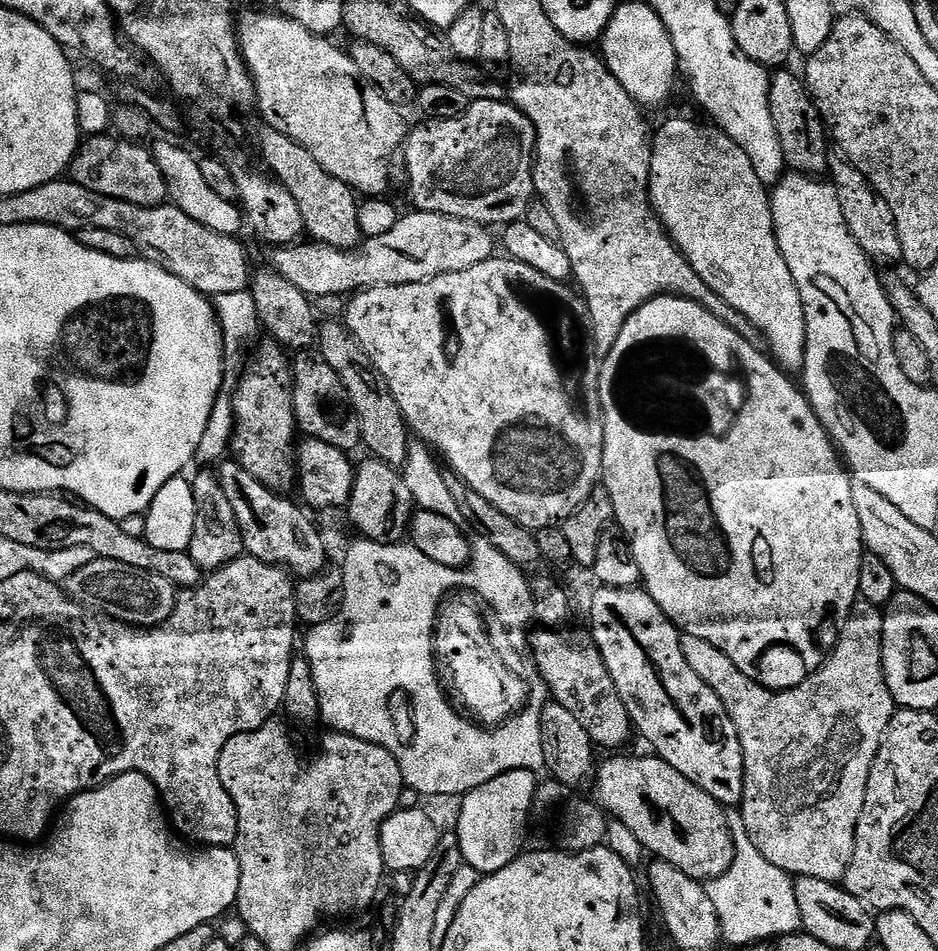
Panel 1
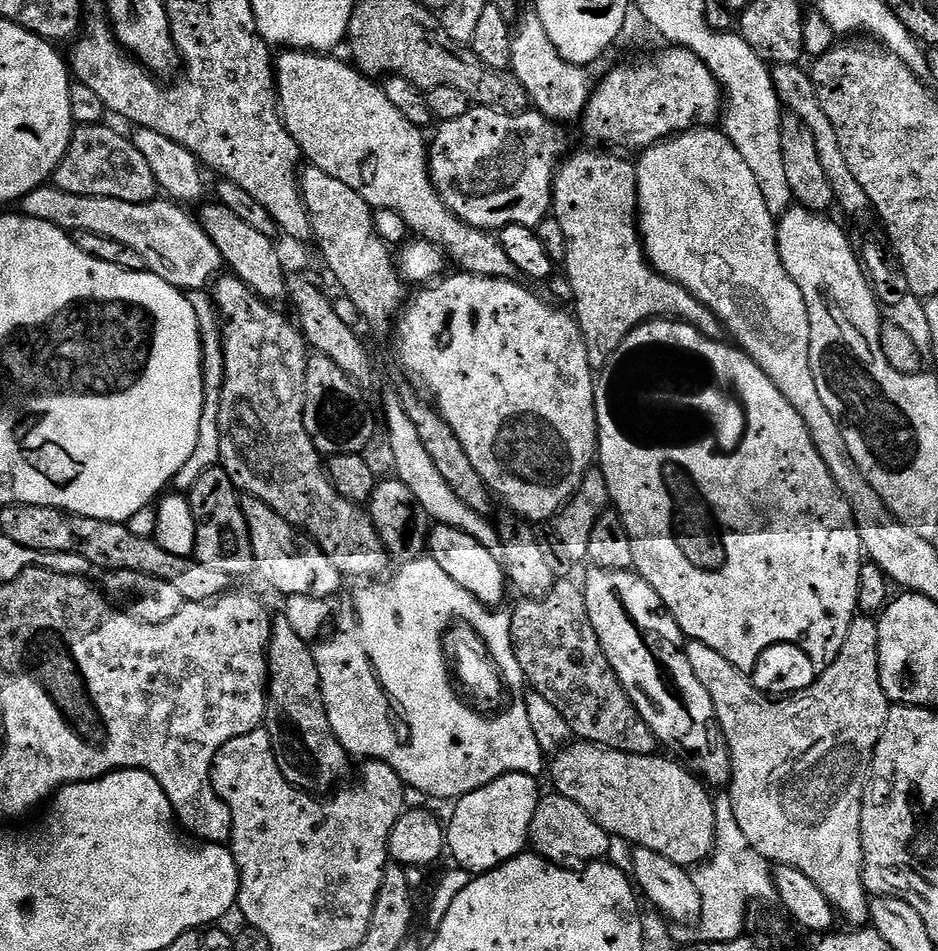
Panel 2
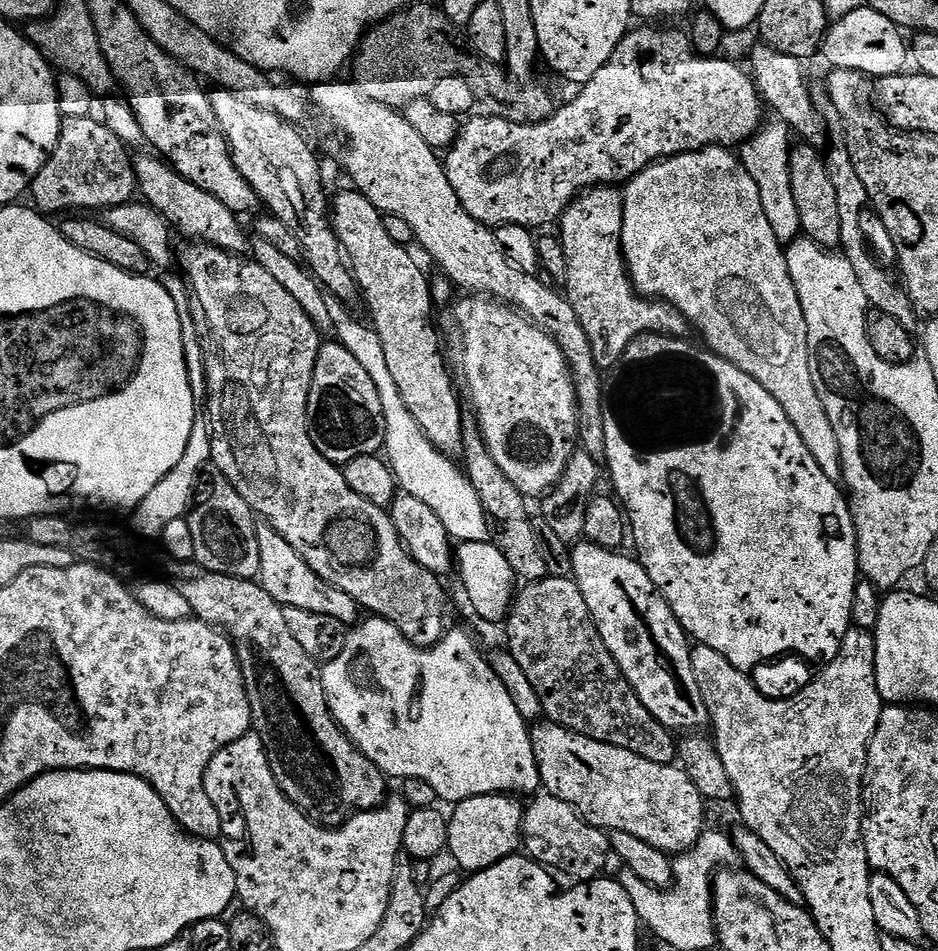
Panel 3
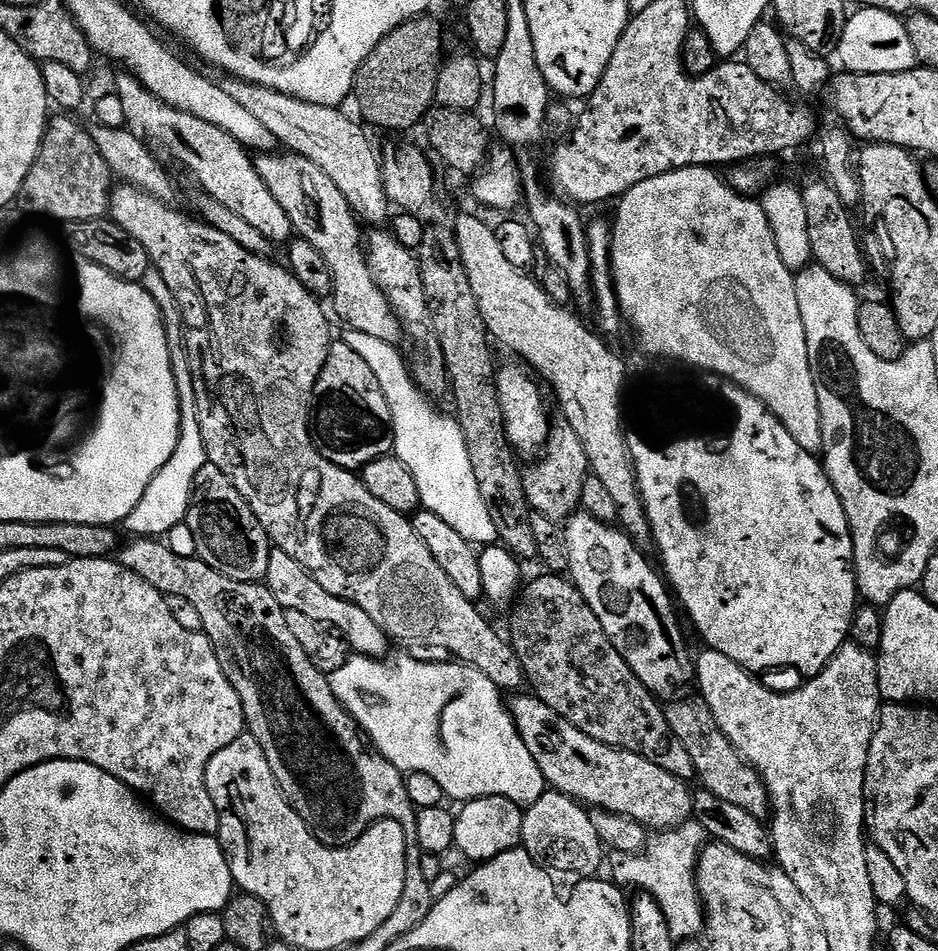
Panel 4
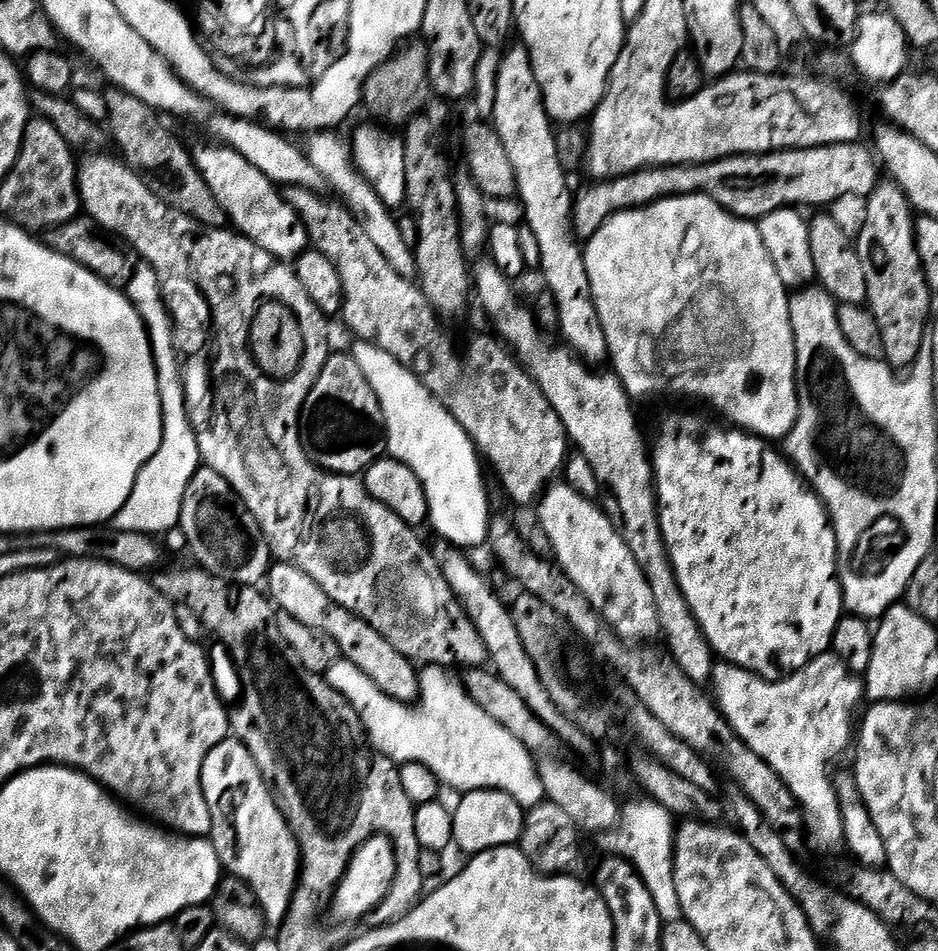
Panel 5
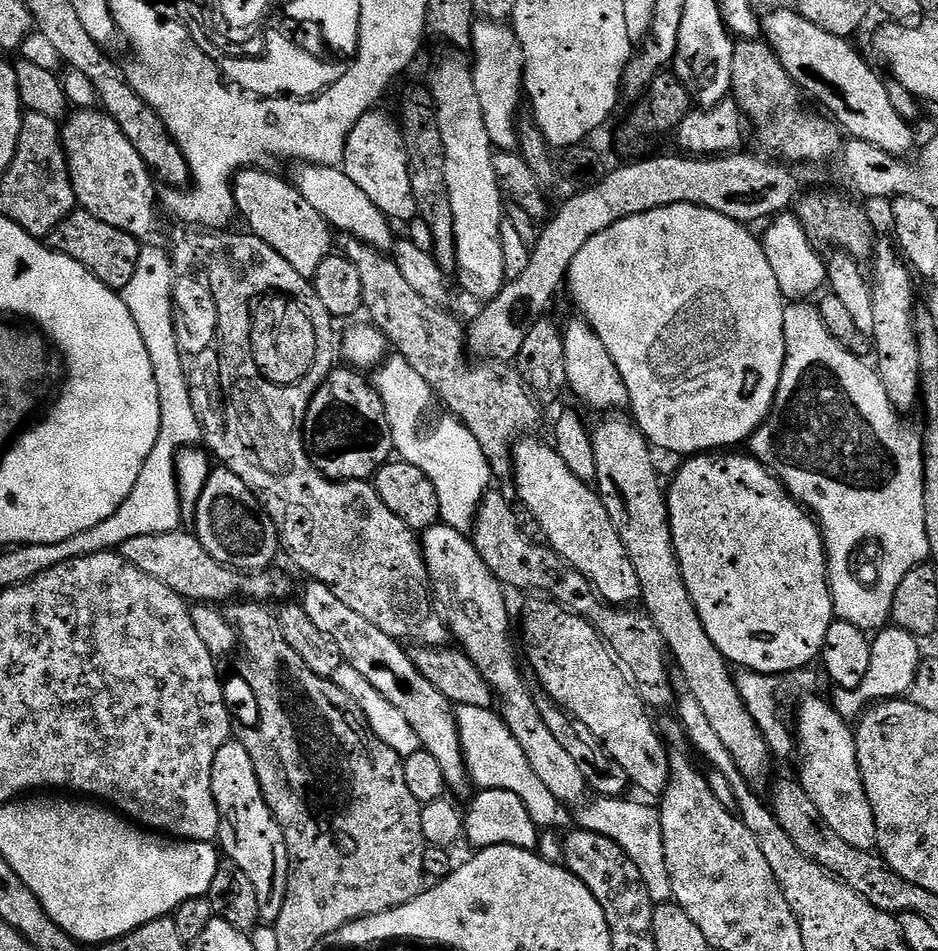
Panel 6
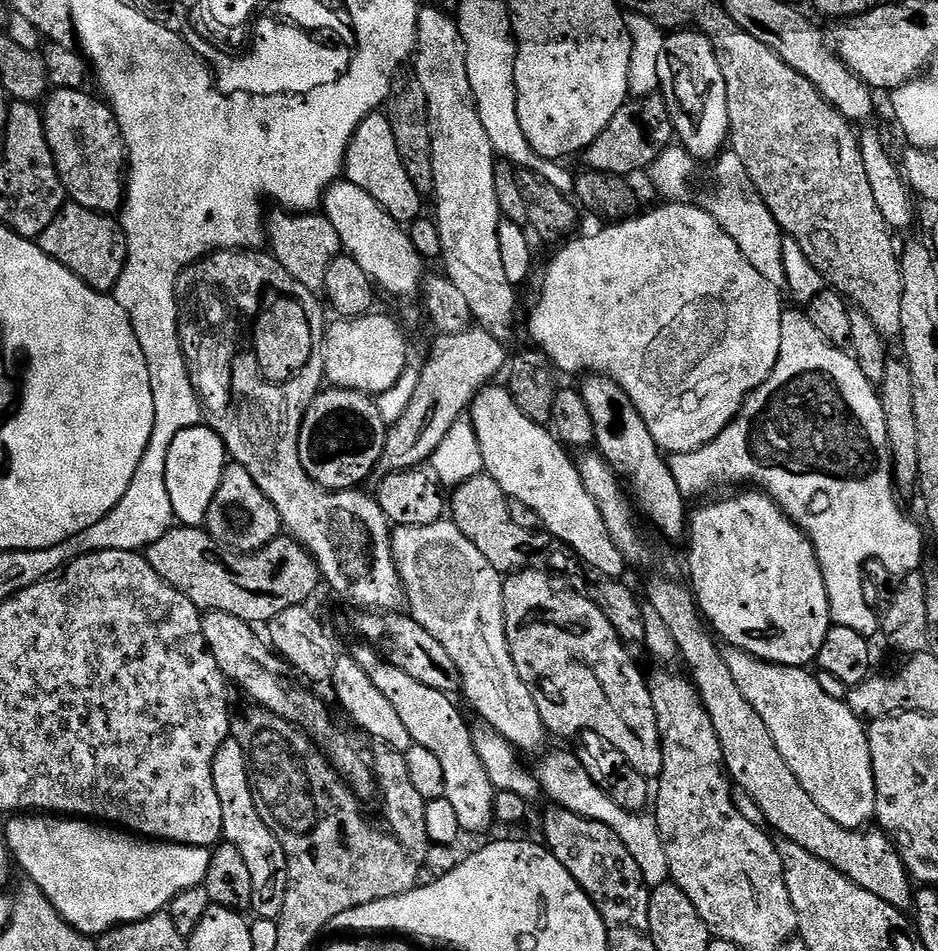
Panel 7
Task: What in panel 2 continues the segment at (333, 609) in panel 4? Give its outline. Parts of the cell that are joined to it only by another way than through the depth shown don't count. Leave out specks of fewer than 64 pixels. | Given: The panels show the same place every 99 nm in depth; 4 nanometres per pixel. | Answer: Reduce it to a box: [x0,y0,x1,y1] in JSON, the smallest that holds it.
[240,496,342,600]

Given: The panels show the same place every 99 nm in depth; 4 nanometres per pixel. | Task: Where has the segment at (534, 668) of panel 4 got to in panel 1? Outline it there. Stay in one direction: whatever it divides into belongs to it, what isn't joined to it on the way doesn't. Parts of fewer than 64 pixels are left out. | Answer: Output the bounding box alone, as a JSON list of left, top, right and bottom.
[528,628,633,752]

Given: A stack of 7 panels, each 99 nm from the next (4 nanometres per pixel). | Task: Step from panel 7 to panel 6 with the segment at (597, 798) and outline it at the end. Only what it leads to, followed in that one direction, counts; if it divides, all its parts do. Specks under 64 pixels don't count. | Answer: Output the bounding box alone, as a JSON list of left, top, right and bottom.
[579,797,674,904]

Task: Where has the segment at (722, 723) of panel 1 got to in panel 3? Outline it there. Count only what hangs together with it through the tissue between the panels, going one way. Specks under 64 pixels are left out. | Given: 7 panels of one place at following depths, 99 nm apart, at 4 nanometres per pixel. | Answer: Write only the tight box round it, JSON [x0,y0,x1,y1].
[571,542,709,734]

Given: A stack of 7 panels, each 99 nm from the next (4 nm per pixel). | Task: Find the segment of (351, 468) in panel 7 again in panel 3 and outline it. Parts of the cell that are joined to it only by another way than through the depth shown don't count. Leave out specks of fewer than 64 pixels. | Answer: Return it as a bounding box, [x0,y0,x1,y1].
[308,343,386,466]

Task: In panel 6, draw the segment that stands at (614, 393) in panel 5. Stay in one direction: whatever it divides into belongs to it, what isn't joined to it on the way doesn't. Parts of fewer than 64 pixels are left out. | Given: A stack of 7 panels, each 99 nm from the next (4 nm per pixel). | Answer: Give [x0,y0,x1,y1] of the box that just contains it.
[591,415,774,786]

